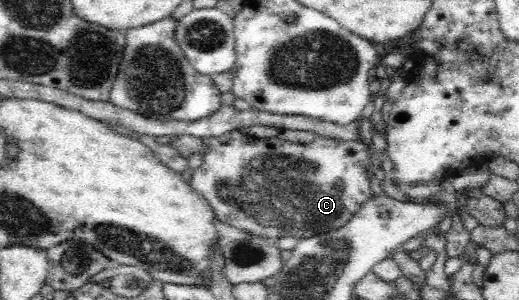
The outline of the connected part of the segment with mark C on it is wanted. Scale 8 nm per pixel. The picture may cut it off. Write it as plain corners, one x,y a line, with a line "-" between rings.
241,130
201,141
204,144
203,163
194,169
190,181
192,189
211,206
220,222
245,233
274,239
286,235
296,239
320,235
342,227
362,203
370,199
370,183
366,179
370,158
364,142
320,137
312,143
298,144
278,136
257,139

